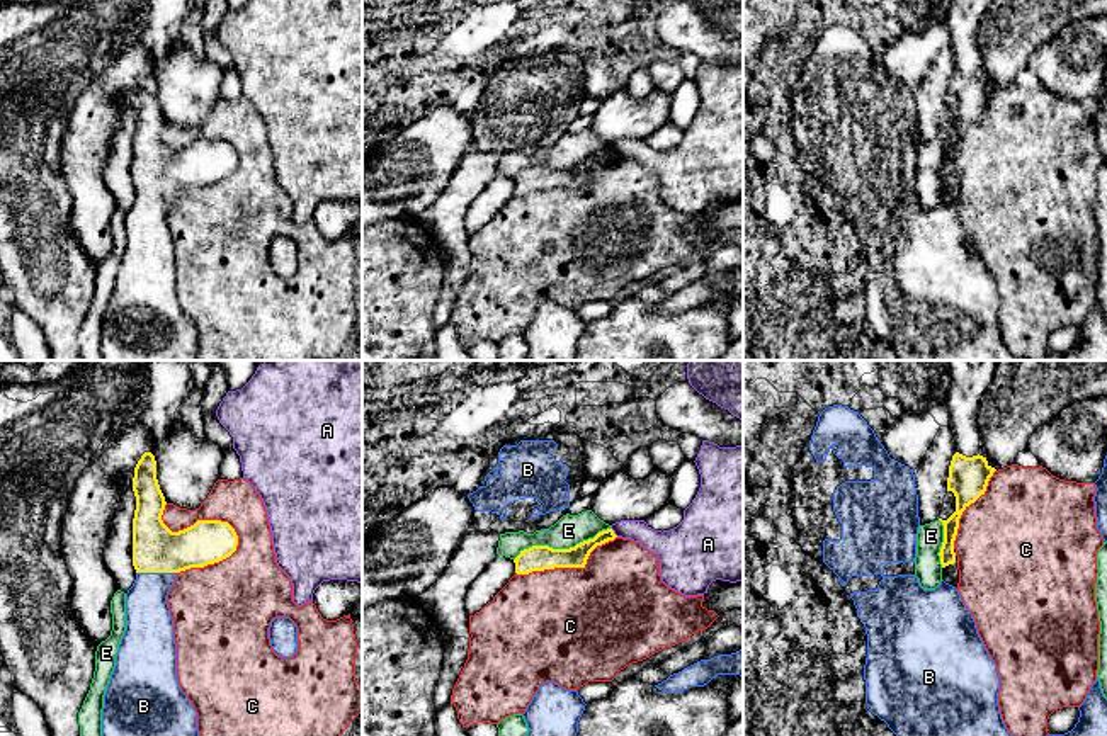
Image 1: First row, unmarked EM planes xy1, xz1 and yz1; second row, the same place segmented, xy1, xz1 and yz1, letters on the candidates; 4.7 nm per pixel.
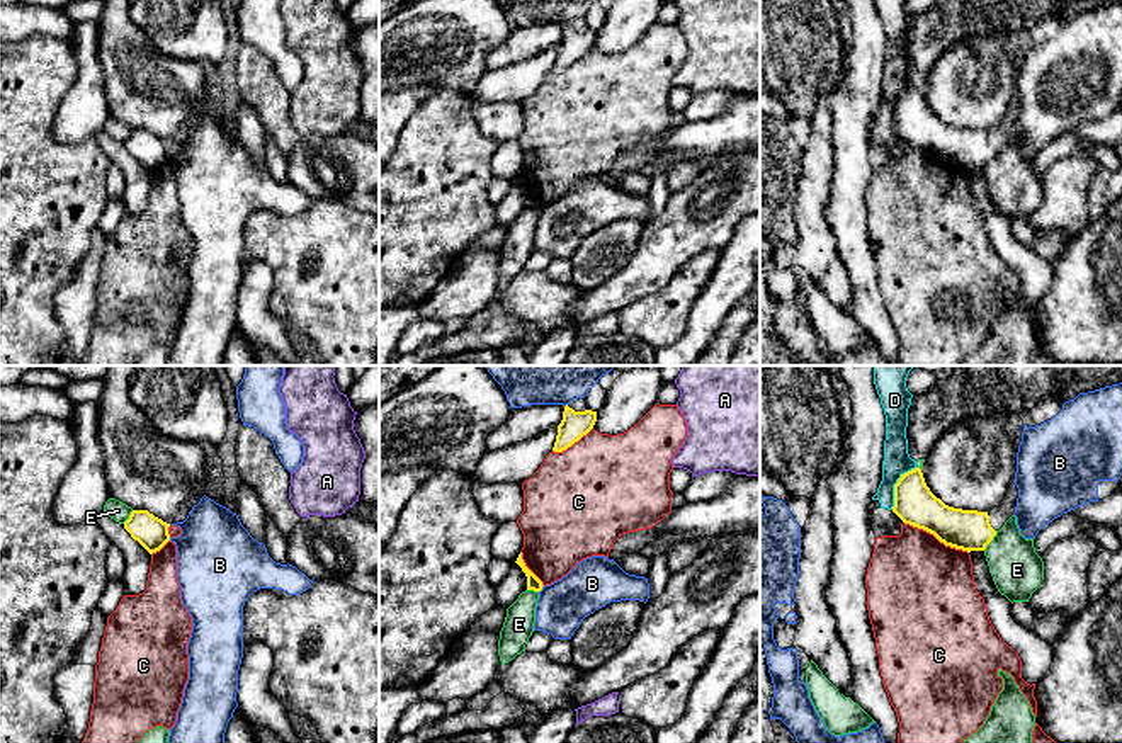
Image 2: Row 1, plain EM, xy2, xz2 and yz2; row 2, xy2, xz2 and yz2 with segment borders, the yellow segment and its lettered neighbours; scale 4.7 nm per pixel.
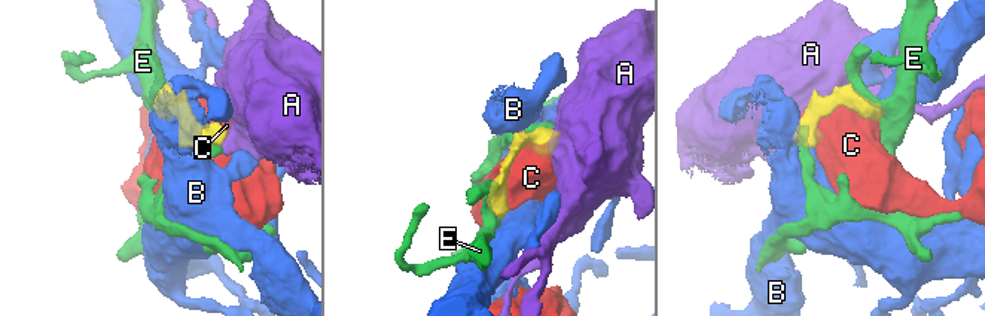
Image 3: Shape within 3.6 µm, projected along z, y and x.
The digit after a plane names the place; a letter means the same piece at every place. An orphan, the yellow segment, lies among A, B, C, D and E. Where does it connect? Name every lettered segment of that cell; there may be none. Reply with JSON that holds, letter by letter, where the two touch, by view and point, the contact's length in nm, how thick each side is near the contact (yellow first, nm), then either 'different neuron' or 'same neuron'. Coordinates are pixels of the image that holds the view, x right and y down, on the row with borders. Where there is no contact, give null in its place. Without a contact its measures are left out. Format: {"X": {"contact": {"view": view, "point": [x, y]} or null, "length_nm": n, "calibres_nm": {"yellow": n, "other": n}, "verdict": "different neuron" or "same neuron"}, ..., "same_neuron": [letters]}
{"A": {"contact": {"view": "xz1", "point": [613, 532]}, "length_nm": 60, "calibres_nm": {"yellow": 100, "other": 120}, "verdict": "different neuron"}, "B": {"contact": {"view": "xy1", "point": [155, 571]}, "length_nm": 180, "calibres_nm": {"yellow": 220, "other": 220}, "verdict": "same neuron"}, "C": {"contact": {"view": "xy1", "point": [201, 520]}, "length_nm": 400, "calibres_nm": {"yellow": 220, "other": 200}, "verdict": "different neuron"}, "D": {"contact": {"view": "yz2", "point": [895, 487]}, "length_nm": 240, "calibres_nm": {"yellow": 190, "other": 130}, "verdict": "different neuron"}, "E": {"contact": {"view": "xz1", "point": [562, 549]}, "length_nm": 480, "calibres_nm": {"yellow": 130, "other": 150}, "verdict": "different neuron"}, "same_neuron": ["B"]}

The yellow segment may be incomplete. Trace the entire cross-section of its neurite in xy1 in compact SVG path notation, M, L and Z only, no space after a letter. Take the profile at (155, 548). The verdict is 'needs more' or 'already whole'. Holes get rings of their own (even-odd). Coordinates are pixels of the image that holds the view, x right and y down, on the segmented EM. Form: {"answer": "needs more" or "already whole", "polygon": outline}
{"answer": "needs more", "polygon": "M151 452L134 467L133 491L136 580L126 593L128 626L104 695L102 736L199 736L197 712L177 678L167 595L180 571L230 558L238 535L221 520L172 532L162 520L167 501Z"}

